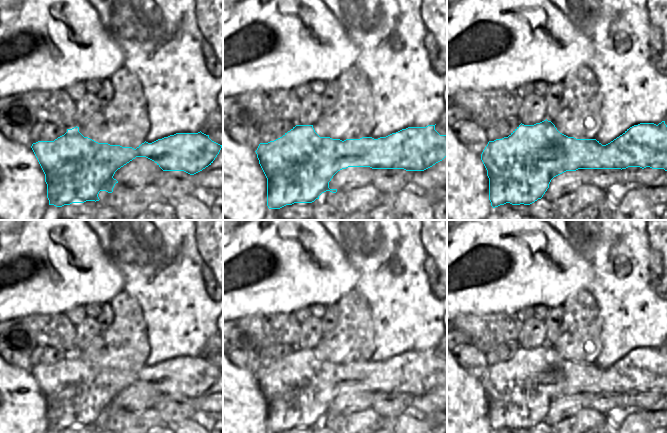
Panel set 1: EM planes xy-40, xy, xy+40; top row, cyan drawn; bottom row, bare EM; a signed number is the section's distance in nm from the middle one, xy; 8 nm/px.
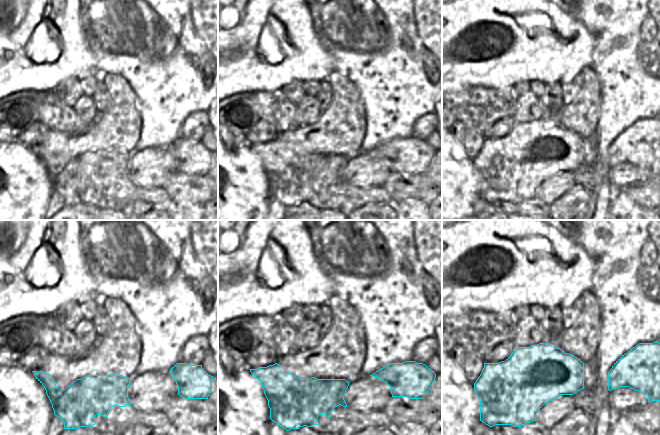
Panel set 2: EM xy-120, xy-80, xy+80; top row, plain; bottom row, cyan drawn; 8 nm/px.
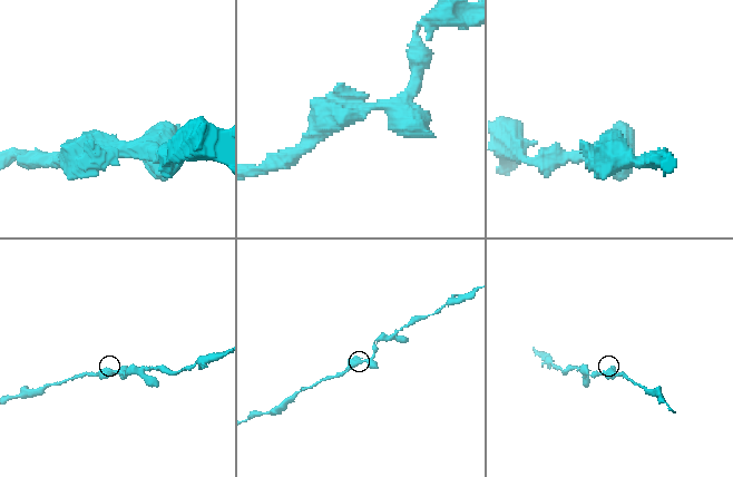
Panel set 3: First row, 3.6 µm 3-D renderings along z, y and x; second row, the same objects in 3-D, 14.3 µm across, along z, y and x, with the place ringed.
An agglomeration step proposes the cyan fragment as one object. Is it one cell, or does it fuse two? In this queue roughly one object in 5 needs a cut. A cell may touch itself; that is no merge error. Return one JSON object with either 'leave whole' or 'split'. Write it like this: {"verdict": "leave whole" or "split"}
{"verdict": "leave whole"}

